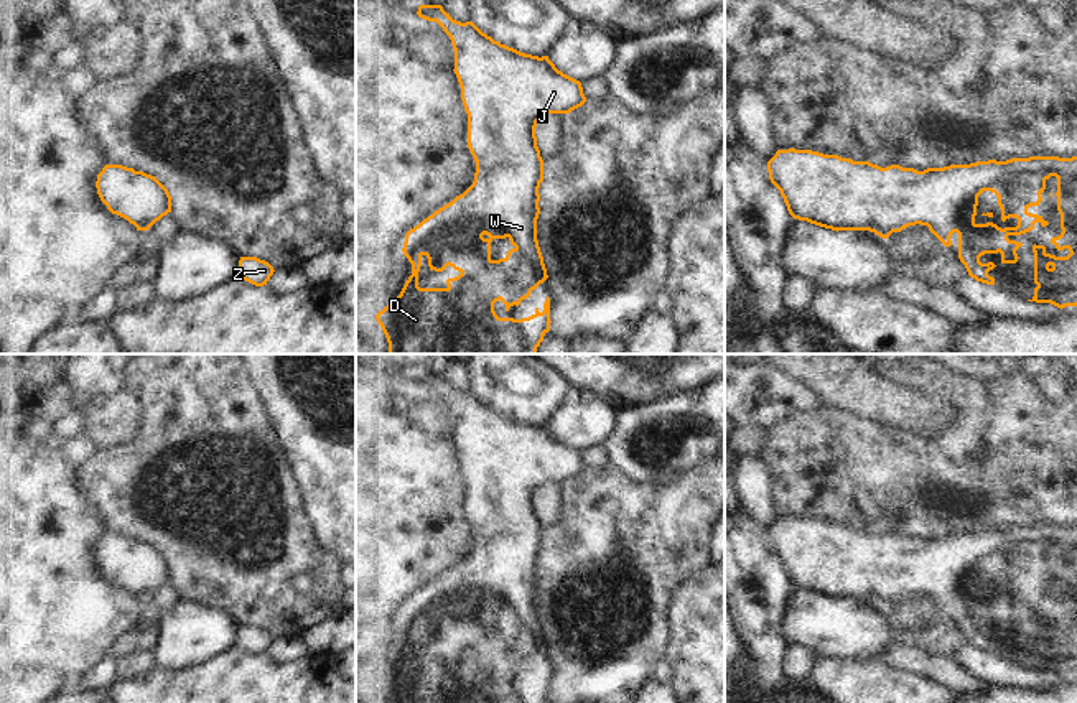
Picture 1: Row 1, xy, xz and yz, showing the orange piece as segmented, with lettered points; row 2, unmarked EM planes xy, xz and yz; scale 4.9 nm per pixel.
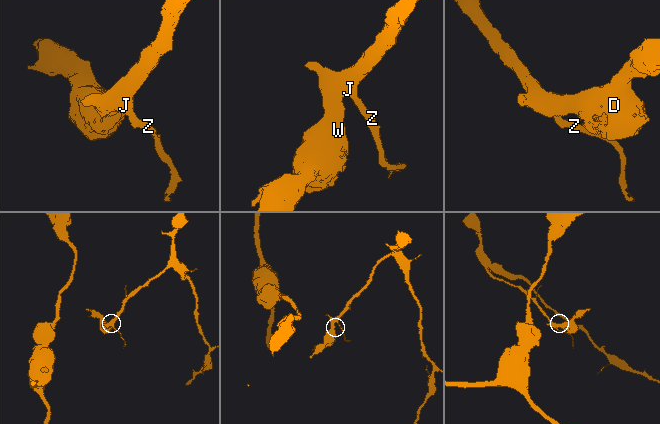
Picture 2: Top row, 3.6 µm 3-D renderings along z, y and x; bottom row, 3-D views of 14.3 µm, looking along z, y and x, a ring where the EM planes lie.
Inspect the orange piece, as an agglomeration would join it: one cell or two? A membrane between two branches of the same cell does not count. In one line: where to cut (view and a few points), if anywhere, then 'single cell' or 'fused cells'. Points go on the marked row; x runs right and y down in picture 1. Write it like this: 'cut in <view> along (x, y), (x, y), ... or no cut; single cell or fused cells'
no cut; single cell

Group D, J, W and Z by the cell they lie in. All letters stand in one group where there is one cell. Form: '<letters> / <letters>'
D J W Z

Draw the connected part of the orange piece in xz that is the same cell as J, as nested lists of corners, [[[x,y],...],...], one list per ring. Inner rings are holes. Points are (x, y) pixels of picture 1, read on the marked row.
[[[420,5],[417,15],[436,21],[450,36],[455,49],[455,74],[461,87],[461,100],[468,114],[468,148],[476,161],[473,184],[451,203],[445,204],[405,234],[403,255],[412,263],[412,275],[400,295],[375,314],[387,342],[389,354],[537,354],[543,336],[550,331],[550,298],[543,311],[535,308],[529,318],[499,318],[494,303],[502,301],[506,311],[519,306],[522,300],[543,283],[548,275],[537,240],[537,219],[540,214],[538,188],[543,181],[543,160],[537,147],[537,122],[548,114],[570,114],[586,102],[581,82],[555,68],[548,56],[532,56],[494,41],[473,21],[456,21],[441,5]],[[509,239],[514,245],[504,258],[491,258],[491,242]],[[422,257],[428,258],[430,270],[443,272],[448,265],[459,272],[446,280],[446,288],[420,288],[418,272]]]

